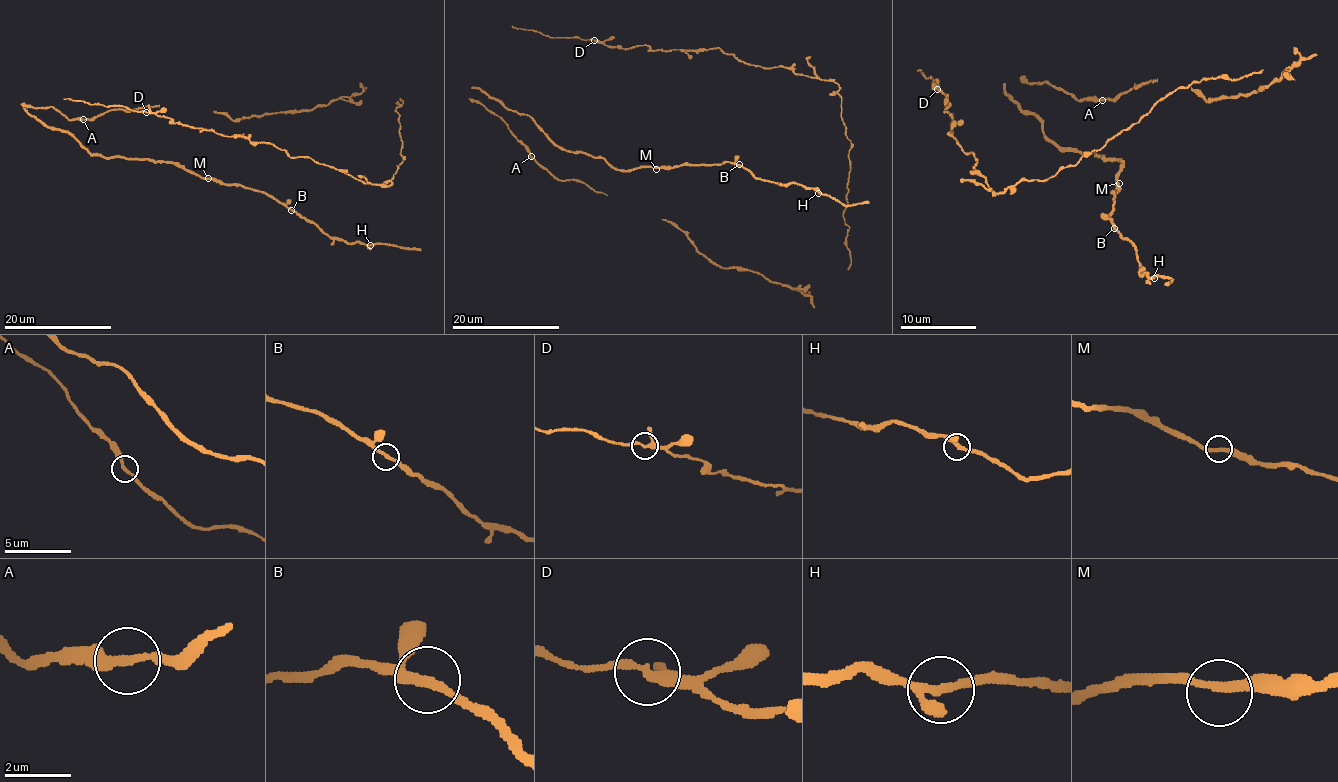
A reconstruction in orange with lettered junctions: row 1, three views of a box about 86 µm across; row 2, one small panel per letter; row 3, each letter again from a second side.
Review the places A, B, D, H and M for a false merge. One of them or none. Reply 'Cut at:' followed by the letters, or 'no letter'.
Cut at: no letter

